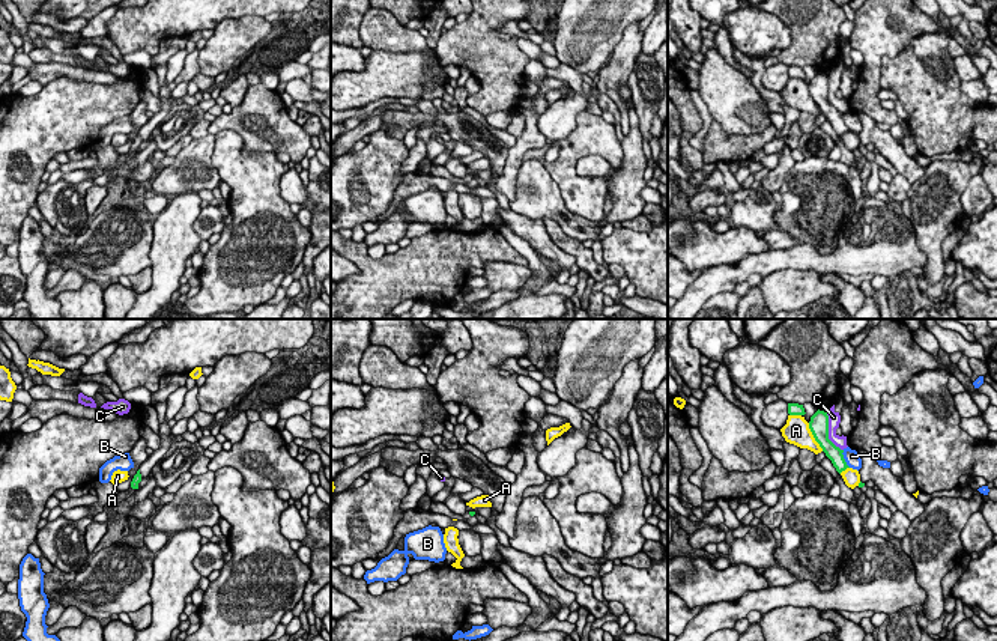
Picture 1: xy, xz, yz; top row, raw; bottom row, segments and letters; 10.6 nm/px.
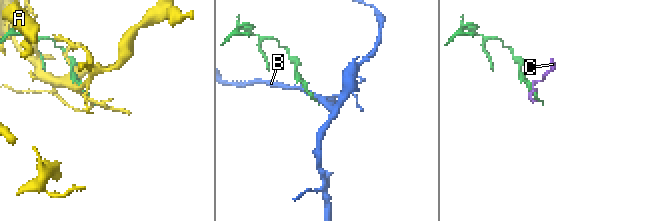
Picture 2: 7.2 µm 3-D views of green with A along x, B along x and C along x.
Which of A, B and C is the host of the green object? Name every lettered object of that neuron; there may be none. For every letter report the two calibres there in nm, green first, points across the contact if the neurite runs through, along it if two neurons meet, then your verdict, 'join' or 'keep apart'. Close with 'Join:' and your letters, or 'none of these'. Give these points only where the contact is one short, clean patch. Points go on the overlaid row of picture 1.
A: calibres 220 and 280 nm; keep apart
B: calibres 160 and 160 nm; border yz (842, 450), (842, 458), (850, 467); keep apart
C: calibres 220 and 130 nm; keep apart
Join: none of these

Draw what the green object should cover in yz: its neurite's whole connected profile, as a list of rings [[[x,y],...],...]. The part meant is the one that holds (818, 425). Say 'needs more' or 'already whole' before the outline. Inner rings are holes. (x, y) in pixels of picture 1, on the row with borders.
already whole | [[[817,411],[809,421],[809,429],[815,438],[815,441],[820,444],[826,456],[832,460],[836,471],[841,474],[847,468],[850,468],[844,459],[844,450],[836,447],[829,439],[829,415],[824,411]]]

